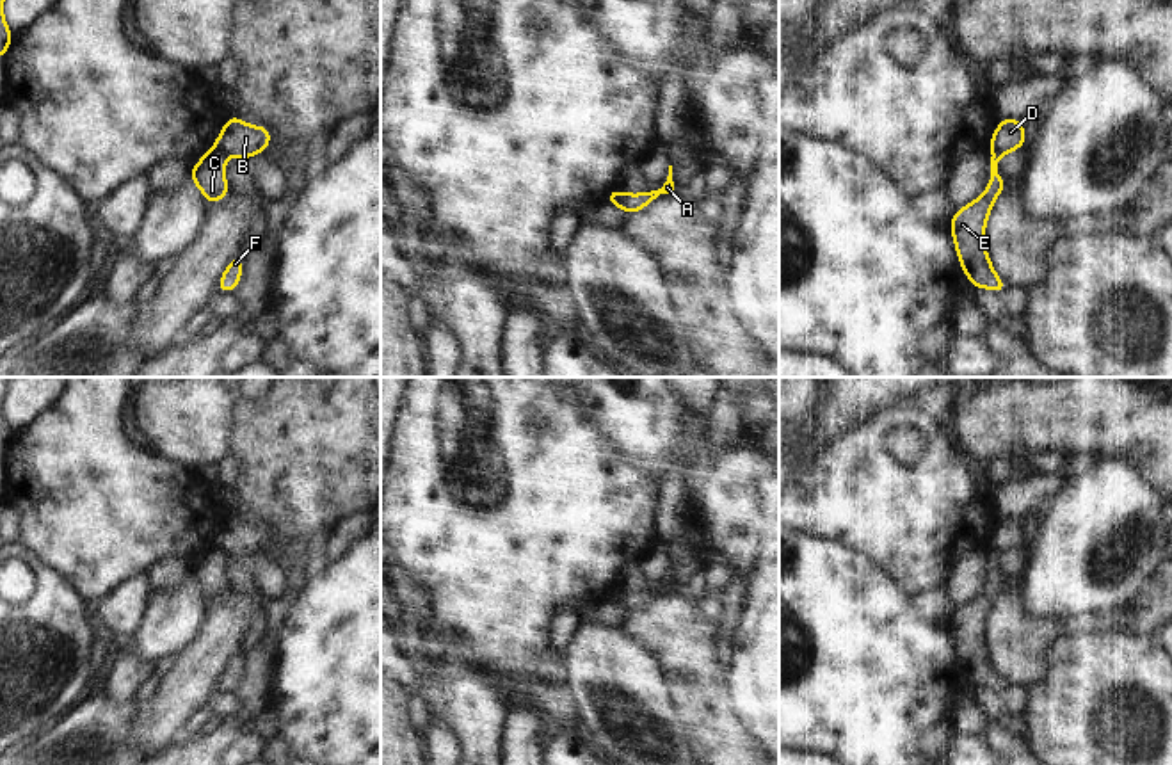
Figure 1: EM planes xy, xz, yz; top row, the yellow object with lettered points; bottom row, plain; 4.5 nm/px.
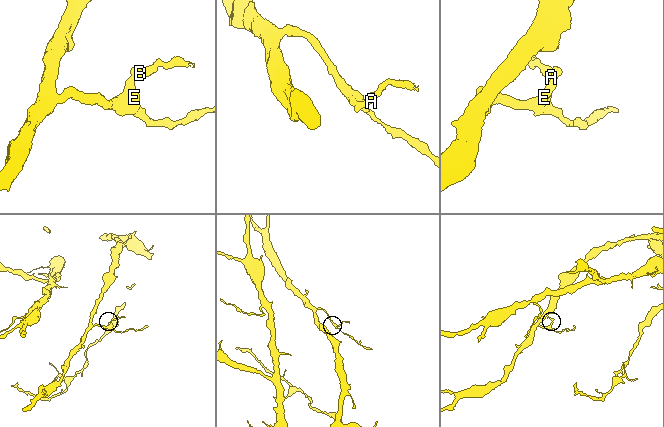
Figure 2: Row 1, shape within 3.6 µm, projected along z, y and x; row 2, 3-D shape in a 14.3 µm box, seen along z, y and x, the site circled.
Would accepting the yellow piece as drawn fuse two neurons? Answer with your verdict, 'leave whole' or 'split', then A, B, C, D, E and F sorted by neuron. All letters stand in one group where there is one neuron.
split; groups A B D / C E F

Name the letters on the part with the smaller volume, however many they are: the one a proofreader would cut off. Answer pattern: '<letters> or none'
A, B, D

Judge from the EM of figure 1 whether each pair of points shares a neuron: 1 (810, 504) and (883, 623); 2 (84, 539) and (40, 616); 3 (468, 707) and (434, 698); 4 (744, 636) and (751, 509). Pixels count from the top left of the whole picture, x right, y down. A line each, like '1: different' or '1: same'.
1: different
2: different
3: same
4: same

